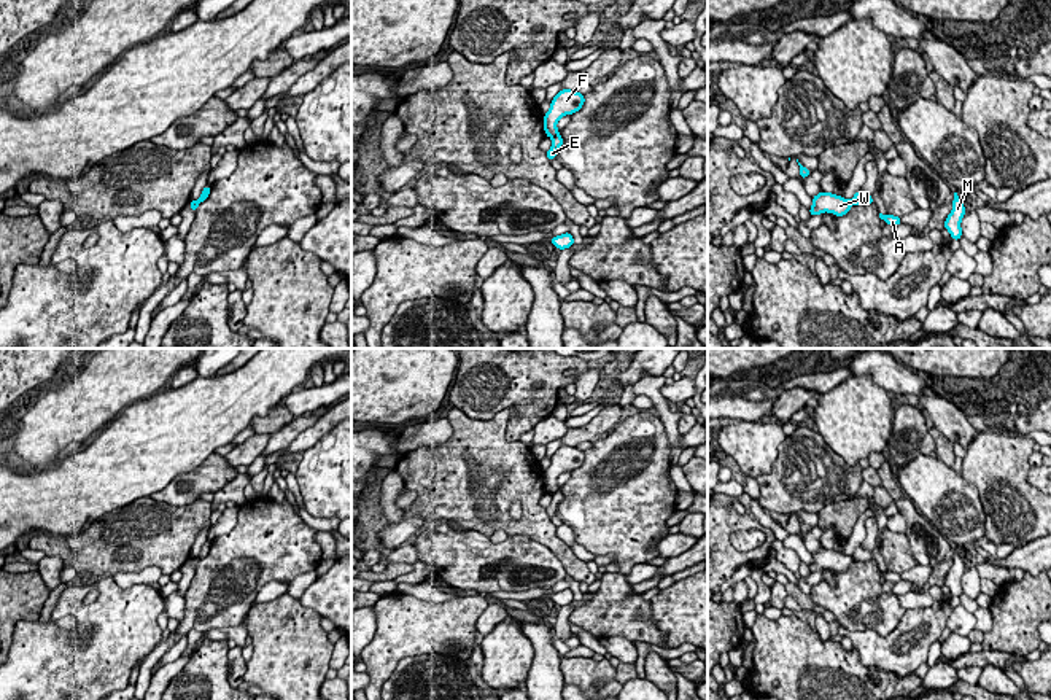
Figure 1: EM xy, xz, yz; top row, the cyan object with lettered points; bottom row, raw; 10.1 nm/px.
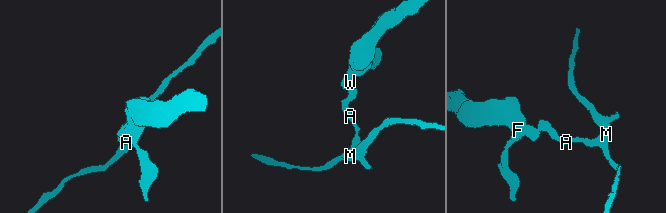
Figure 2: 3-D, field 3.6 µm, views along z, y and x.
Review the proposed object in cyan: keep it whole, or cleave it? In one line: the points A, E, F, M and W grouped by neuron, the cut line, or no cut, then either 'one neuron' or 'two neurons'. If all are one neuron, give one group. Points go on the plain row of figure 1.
A E M / F W; cut in xz along (558, 490), (552, 493); two neurons

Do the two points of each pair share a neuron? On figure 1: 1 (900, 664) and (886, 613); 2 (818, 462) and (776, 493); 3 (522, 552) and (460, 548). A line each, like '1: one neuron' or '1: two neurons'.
1: two neurons
2: one neuron
3: one neuron

